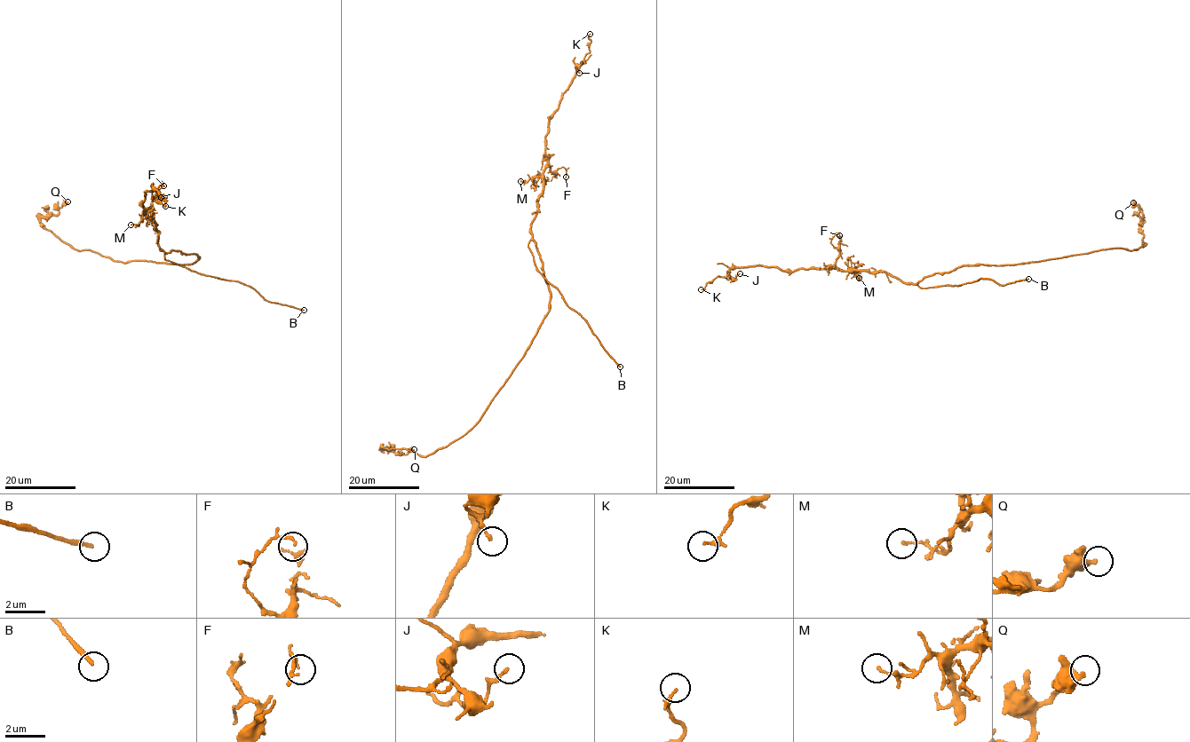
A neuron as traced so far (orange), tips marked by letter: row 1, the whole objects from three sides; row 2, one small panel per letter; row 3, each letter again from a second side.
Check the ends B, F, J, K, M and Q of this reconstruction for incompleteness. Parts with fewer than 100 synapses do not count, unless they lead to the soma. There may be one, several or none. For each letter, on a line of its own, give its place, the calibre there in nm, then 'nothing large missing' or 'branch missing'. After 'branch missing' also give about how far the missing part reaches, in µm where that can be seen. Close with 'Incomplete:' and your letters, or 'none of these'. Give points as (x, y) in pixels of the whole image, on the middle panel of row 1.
B: at (620, 367); 180 nm thick; branch missing; about 40 µm are missing
F: at (566, 177); 100 nm thick; nothing large missing
J: at (579, 73); 160 nm thick; nothing large missing
K: at (590, 34); 240 nm thick; nothing large missing
M: at (520, 181); 110 nm thick; nothing large missing
Q: at (414, 449); 400 nm thick; nothing large missing
Incomplete: B

